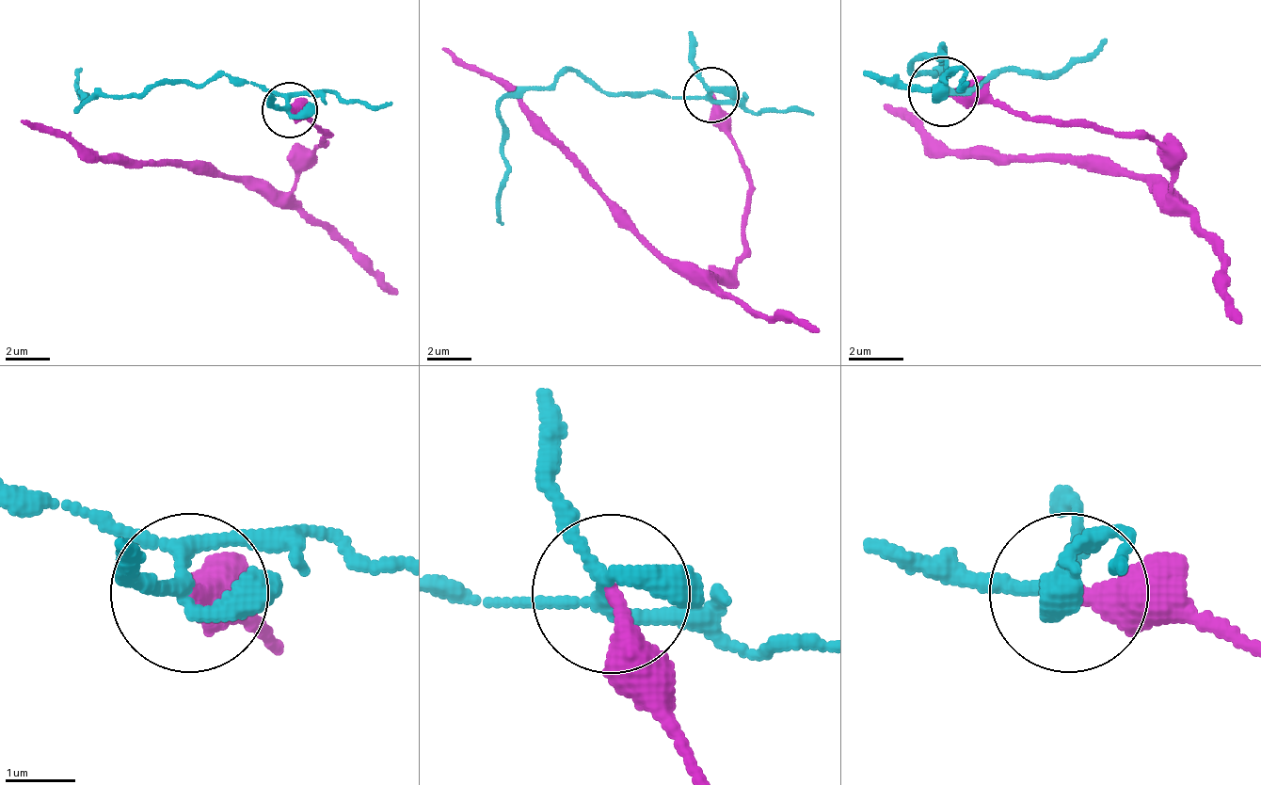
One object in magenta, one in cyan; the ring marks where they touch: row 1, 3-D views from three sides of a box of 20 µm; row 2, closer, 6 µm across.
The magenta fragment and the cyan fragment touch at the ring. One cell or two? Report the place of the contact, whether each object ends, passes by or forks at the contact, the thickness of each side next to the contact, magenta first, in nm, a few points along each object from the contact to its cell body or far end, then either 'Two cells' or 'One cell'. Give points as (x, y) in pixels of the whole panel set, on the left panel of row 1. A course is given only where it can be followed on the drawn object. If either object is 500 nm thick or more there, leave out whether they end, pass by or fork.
Place: (290, 110). At the ring magenta ends. At the ring cyan forks. Thickness 360 nm (magenta) against 220 nm. Course of magenta: (291, 108), (329, 136), (285, 191), (263, 191), (175, 164), (104, 164), (66, 130), (33, 130), (22, 120). Course of cyan: (291, 108), (231, 75), (148, 87), (126, 97), (99, 97), (76, 108), (82, 92), (82, 97), (82, 70). Two cells

